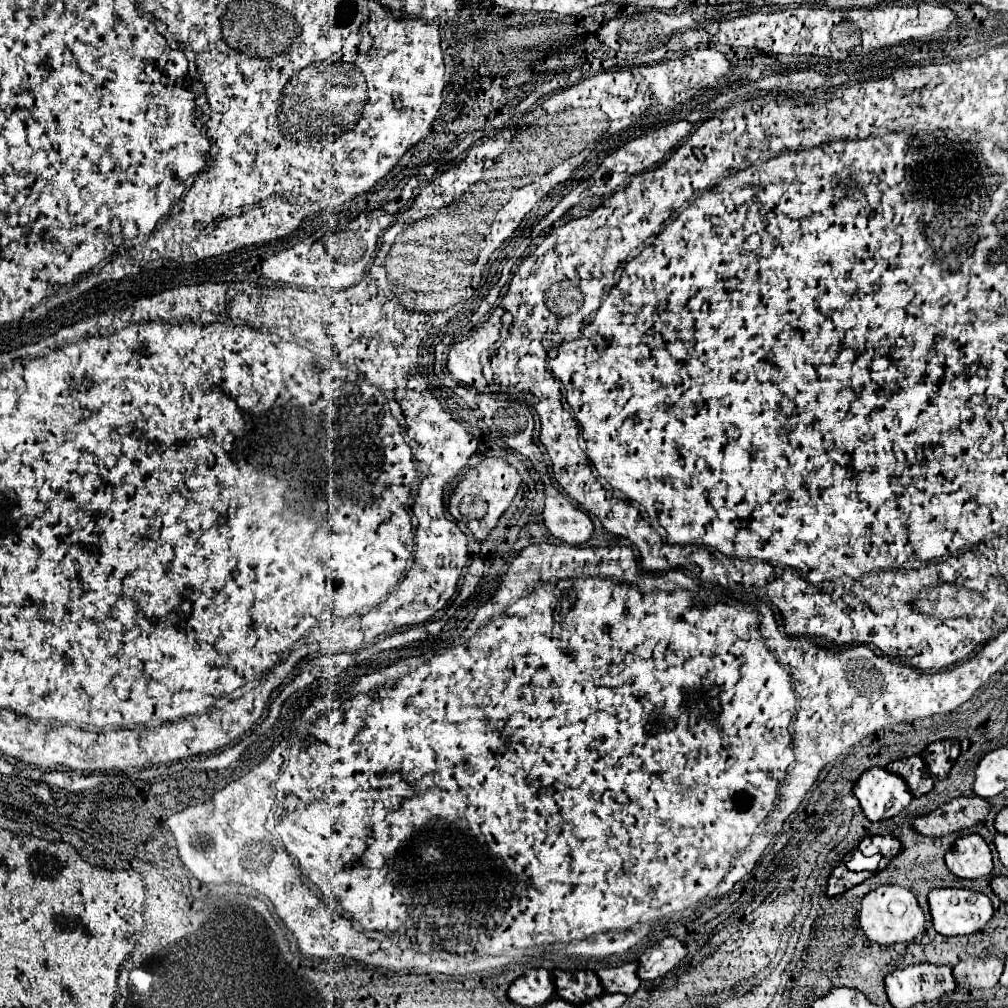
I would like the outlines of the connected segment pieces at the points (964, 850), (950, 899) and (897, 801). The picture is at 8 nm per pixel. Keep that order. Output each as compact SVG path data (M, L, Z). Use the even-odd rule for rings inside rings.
M961 835L945 853L949 871L963 879L979 879L993 873L991 849L981 835Z
M933 889L927 895L933 929L941 935L971 935L993 917L991 899L971 889Z
M883 767L863 771L853 785L853 795L859 799L859 805L869 821L889 819L901 813L913 799L905 781Z

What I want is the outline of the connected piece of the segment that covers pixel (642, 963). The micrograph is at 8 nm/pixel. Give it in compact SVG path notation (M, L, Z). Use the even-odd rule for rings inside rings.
M665 937L639 957L637 977L641 981L659 979L665 973L669 973L685 955L687 955L687 949L675 937Z

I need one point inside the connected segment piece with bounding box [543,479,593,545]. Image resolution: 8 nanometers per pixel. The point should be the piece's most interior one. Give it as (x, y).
(564, 521)

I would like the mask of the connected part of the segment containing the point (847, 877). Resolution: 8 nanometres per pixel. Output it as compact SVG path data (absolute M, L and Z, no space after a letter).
M839 863L839 865L833 869L831 877L829 877L827 897L837 897L837 895L841 895L843 891L855 887L857 883L861 883L861 881L865 881L865 879L869 879L869 877L873 877L873 871L853 873L853 871L849 871L843 863Z

